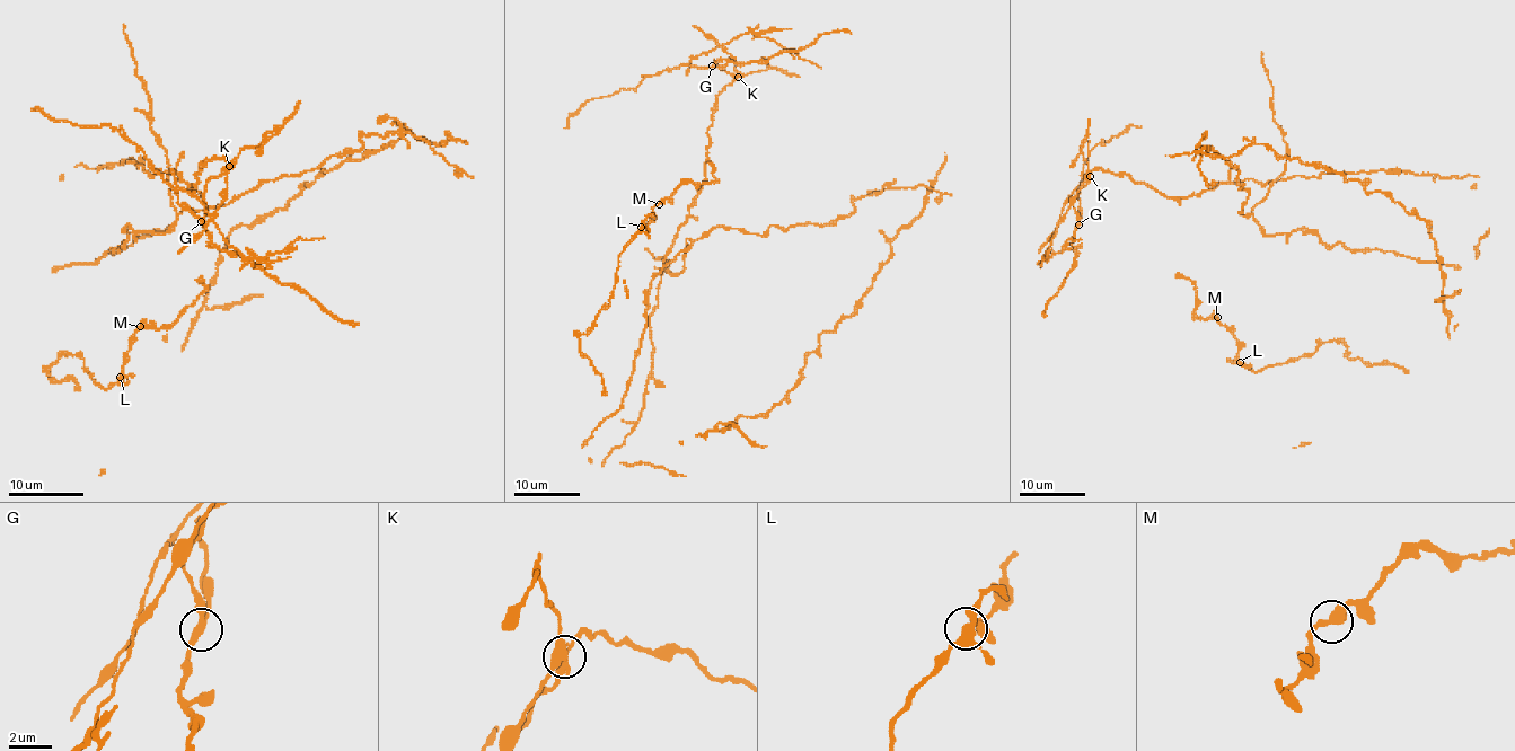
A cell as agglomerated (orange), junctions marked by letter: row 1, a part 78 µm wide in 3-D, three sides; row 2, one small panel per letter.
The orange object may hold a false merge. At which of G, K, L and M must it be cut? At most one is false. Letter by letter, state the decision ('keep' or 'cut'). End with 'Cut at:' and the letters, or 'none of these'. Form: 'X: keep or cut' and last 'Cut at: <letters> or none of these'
G: keep
K: cut
L: keep
M: keep
Cut at: K

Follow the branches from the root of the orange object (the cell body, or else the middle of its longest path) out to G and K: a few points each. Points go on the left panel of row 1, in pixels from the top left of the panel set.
G: (257, 185), (178, 213), (159, 168), (195, 190), (202, 162), (227, 161), (201, 221)
K: (257, 185), (178, 213), (168, 182), (153, 178), (174, 173), (195, 190), (202, 162), (229, 165)

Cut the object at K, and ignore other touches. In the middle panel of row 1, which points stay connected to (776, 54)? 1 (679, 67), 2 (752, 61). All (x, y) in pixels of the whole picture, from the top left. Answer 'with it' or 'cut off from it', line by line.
1: with it
2: with it

